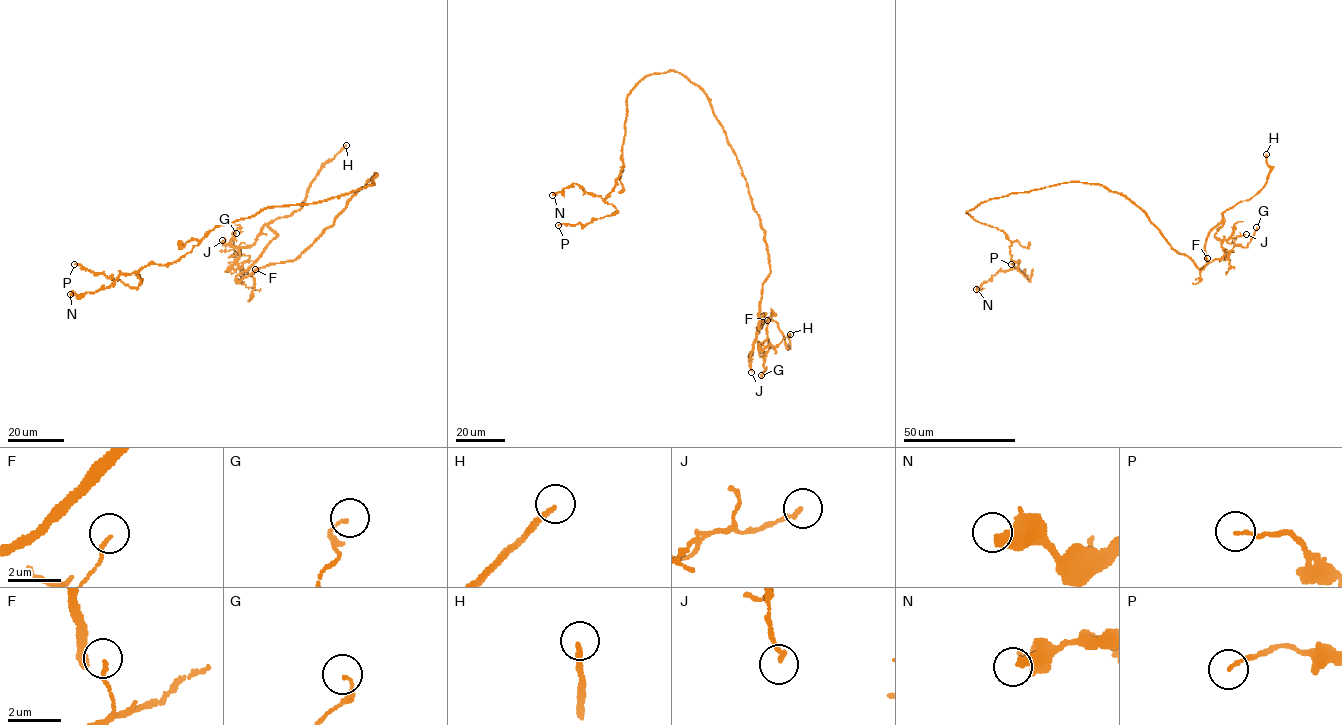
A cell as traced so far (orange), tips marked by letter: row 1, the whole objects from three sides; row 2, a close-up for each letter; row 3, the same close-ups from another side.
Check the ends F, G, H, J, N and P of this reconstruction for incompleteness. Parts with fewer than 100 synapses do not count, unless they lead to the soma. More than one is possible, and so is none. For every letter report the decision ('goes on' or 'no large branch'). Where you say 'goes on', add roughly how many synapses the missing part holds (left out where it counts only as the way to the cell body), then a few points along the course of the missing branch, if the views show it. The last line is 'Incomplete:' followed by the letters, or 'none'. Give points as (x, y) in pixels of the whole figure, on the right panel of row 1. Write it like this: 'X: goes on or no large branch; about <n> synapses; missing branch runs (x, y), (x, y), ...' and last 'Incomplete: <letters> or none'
F: no large branch
G: no large branch
H: goes on; missing branch runs (1266, 154), (1258, 138), (1247, 136)
J: no large branch
N: no large branch
P: no large branch
Incomplete: H

